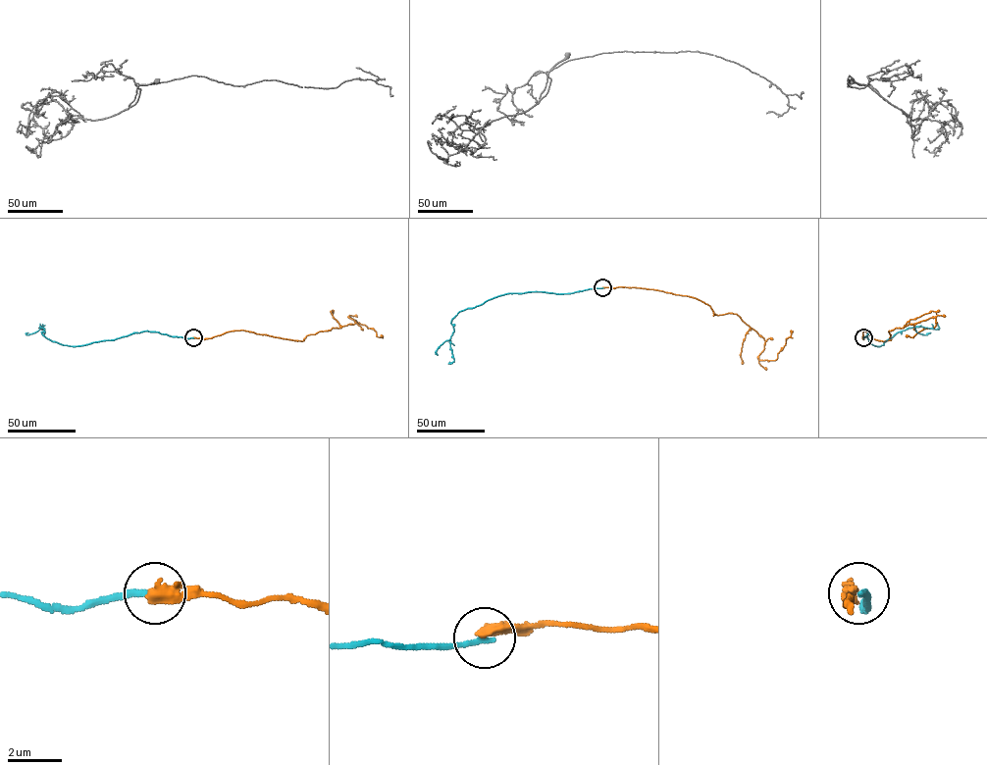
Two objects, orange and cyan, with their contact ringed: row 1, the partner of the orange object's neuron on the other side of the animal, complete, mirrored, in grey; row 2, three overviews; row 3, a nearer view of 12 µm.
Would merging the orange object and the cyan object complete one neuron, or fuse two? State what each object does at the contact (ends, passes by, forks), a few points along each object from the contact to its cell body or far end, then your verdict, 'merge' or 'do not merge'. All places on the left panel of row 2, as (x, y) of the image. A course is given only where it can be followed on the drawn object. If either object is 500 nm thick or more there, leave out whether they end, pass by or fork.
orange ends | cyan ends | orange via (192, 337), (212, 338), (228, 331), (244, 330), (302, 341), (307, 335), (355, 323), (348, 317), (381, 335) | cyan via (192, 337), (145, 331), (114, 340), (70, 346), (45, 337), (40, 323) | do not merge

